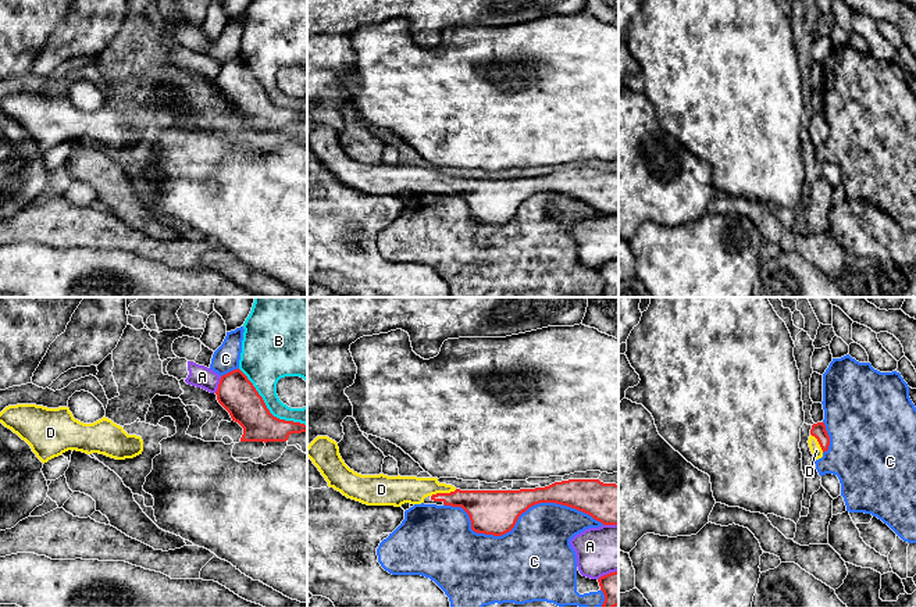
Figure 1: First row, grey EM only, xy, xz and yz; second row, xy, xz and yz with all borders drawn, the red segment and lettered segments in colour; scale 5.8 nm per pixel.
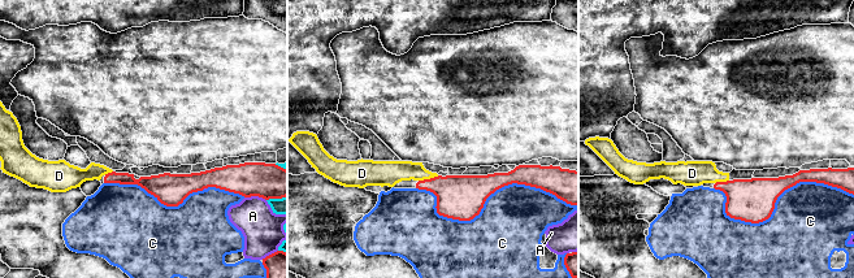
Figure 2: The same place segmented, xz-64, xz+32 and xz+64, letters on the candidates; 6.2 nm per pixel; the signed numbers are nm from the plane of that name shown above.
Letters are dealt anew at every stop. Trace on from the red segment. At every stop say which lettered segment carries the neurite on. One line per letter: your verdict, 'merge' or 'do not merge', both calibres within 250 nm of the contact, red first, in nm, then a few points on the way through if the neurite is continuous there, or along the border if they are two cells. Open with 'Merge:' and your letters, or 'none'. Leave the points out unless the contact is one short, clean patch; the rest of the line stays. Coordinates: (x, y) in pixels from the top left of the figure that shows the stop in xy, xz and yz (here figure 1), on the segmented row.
Merge: D
A: do not merge; calibres 220 and 130 nm
B: do not merge; calibres 220 and 240 nm
C: do not merge; calibres 260 and 420 nm
D: merge; calibres 200 and 160 nm; way xz (484, 507), (444, 493), (435, 489), (401, 489)

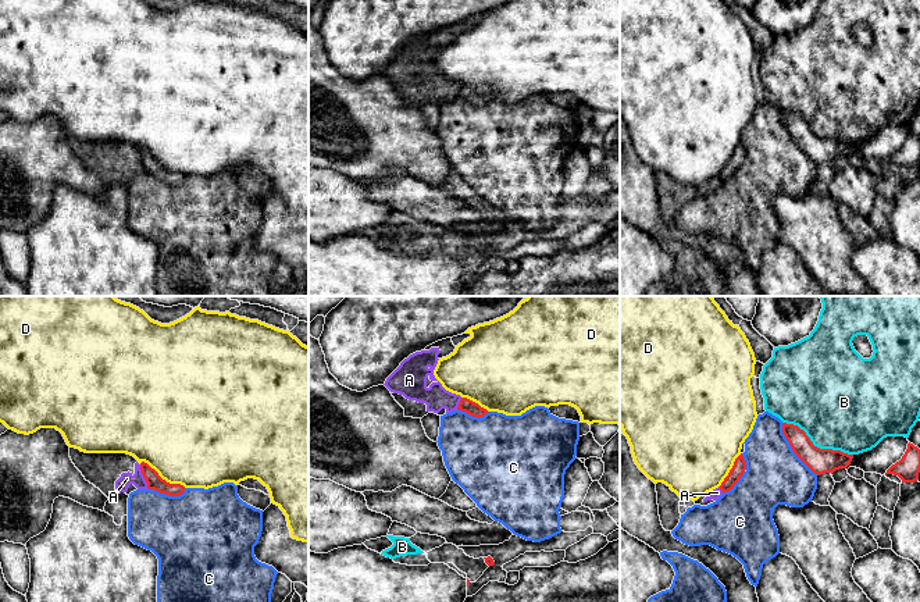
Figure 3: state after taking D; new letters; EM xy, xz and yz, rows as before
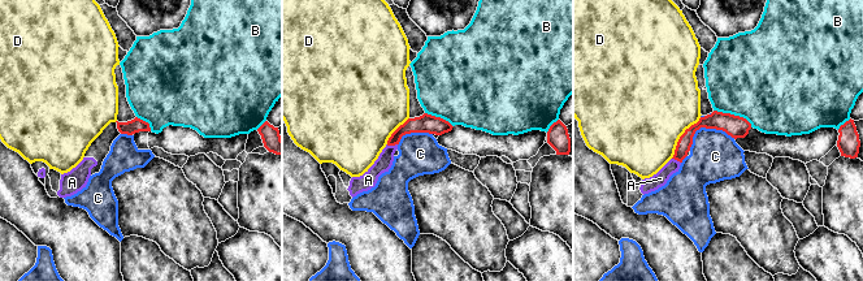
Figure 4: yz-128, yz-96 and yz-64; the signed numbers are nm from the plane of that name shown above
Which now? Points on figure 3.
Merge: none
A: do not merge; calibres 90 and 80 nm; border xy (139, 465), (148, 487)
B: do not merge; calibres 140 and 460 nm
C: do not merge; calibres 140 and 340 nm
D: do not merge; calibres 90 and 480 nm

